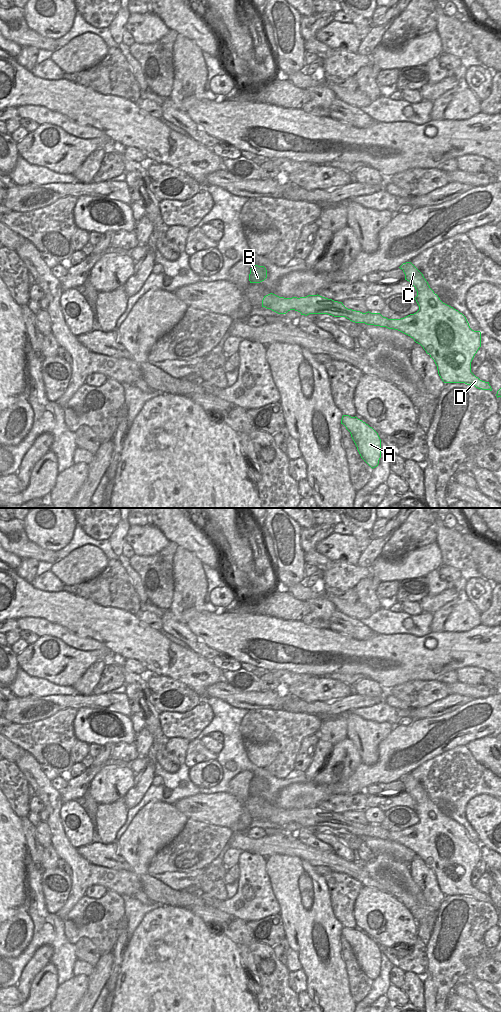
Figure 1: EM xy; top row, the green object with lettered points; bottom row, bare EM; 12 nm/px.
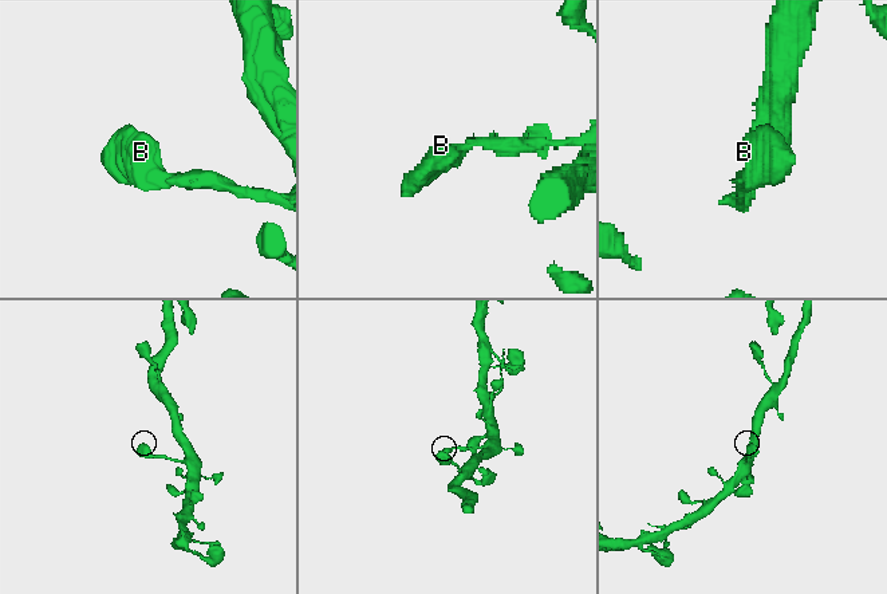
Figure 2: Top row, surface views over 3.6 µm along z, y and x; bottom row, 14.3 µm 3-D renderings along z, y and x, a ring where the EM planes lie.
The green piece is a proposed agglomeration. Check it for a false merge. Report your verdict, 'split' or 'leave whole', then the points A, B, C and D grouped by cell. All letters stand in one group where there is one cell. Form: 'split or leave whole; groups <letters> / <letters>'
leave whole; groups A B C D

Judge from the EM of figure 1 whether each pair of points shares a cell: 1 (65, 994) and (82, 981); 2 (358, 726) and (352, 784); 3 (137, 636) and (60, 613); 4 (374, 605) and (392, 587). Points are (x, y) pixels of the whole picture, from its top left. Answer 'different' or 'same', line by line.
1: same
2: different
3: same
4: different

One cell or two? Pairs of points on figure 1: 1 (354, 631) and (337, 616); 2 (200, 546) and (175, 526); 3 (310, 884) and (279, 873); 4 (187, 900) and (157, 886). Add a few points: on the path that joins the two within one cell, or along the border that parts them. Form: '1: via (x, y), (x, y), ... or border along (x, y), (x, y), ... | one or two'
1: via (350, 627), (341, 620) | one
2: via (194, 540), (181, 529) | one
3: via (302, 884), (297, 884), (287, 874) | one
4: via (180, 898), (168, 897), (164, 893) | one

